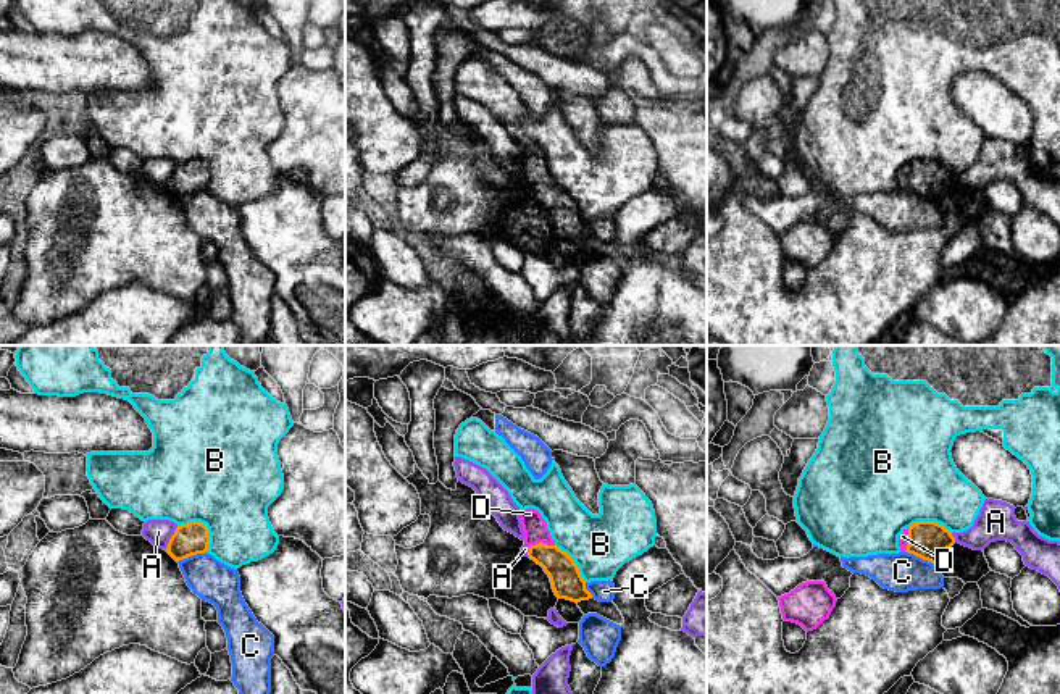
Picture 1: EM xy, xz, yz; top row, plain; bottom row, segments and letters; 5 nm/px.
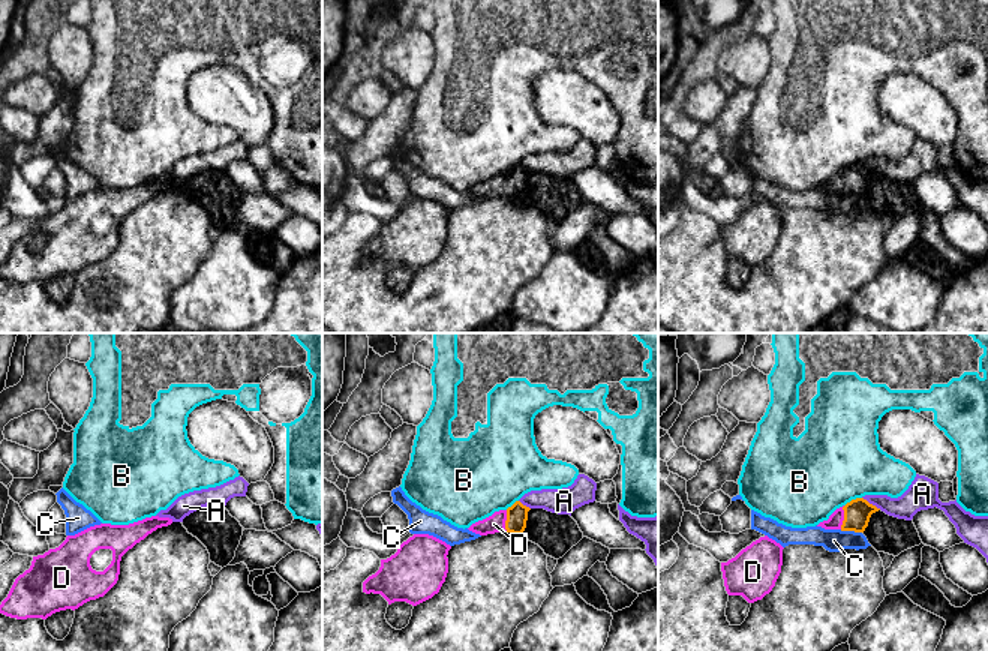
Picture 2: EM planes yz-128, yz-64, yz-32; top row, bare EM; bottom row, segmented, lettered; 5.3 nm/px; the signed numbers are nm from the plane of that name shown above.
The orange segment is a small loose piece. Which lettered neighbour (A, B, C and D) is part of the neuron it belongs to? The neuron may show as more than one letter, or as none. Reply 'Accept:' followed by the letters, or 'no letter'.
Accept: D

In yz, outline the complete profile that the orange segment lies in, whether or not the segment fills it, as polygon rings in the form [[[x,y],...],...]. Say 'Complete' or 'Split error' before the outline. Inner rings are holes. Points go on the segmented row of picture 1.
Split error. [[[916,521],[899,536],[900,552],[936,563],[955,544],[949,529],[936,521]]]

